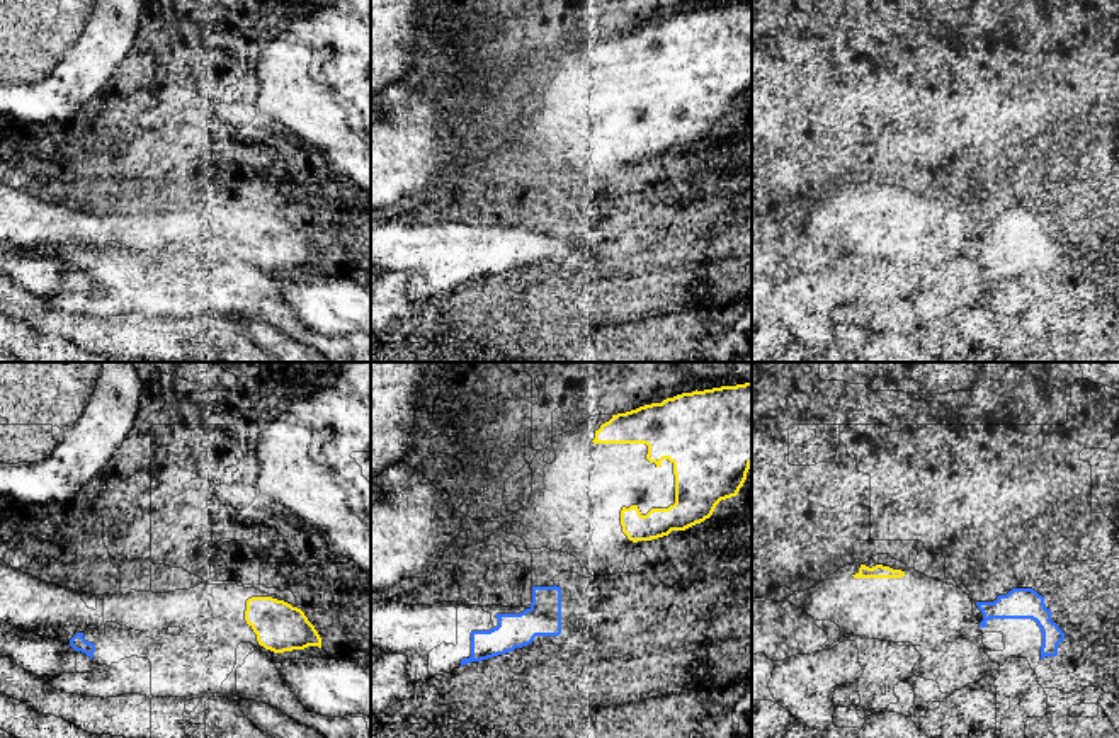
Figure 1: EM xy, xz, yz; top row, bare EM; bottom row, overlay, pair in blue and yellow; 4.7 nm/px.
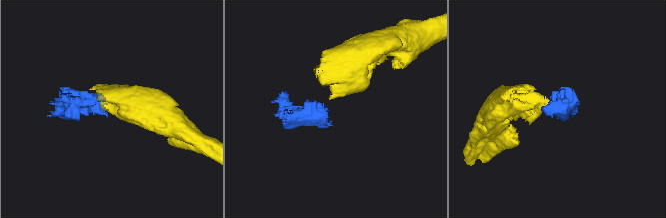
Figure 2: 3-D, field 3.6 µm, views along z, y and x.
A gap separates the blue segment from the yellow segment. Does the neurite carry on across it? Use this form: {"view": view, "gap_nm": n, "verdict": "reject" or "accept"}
{"view": "yz", "gap_nm": 360, "verdict": "reject"}

